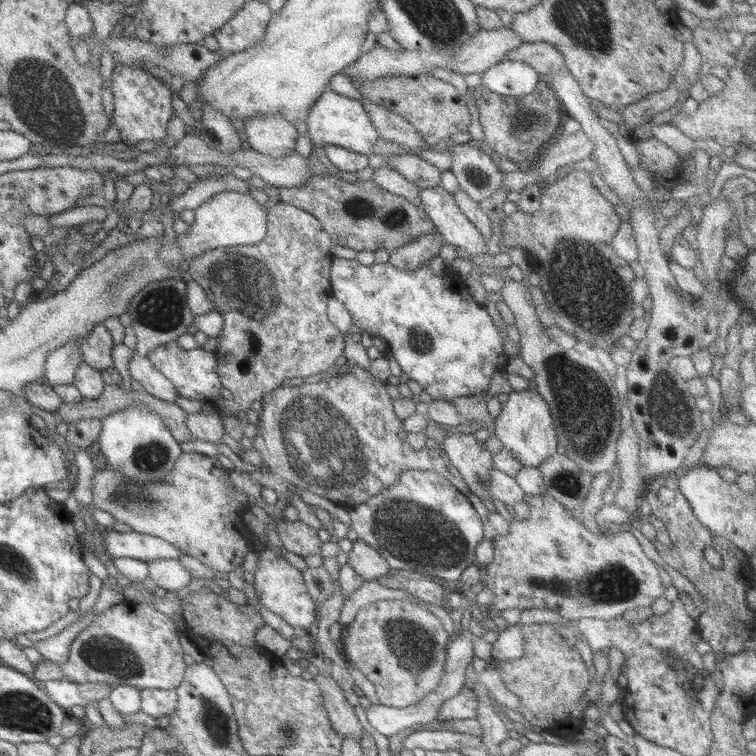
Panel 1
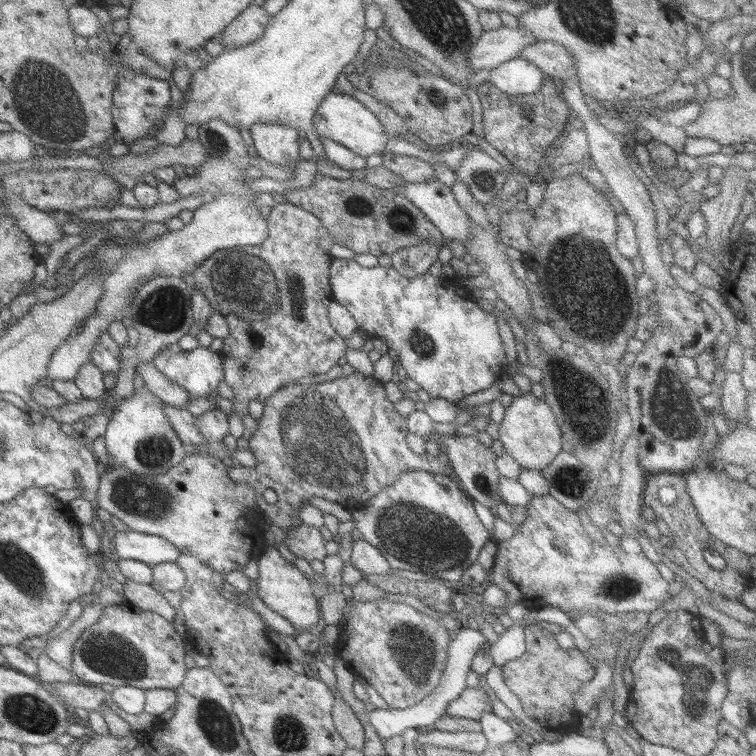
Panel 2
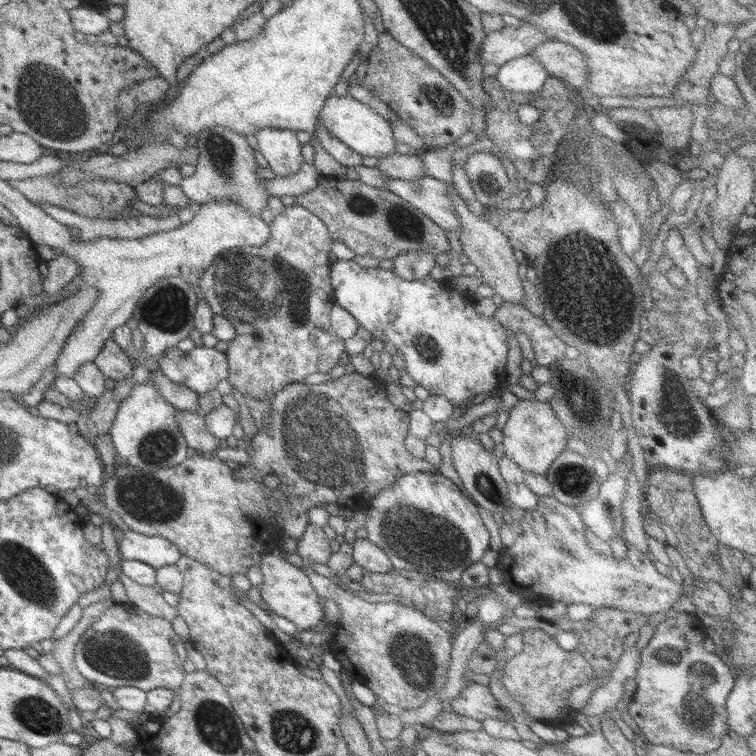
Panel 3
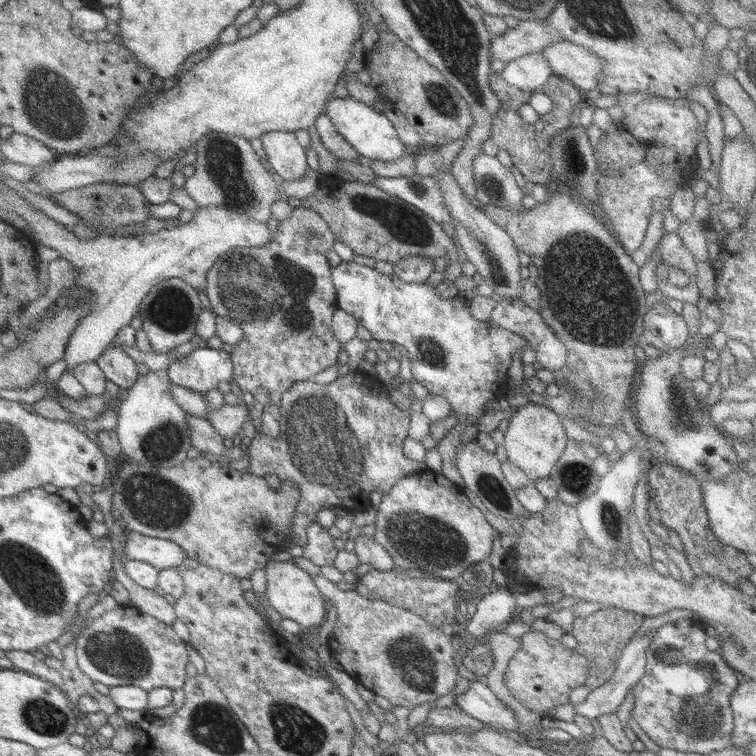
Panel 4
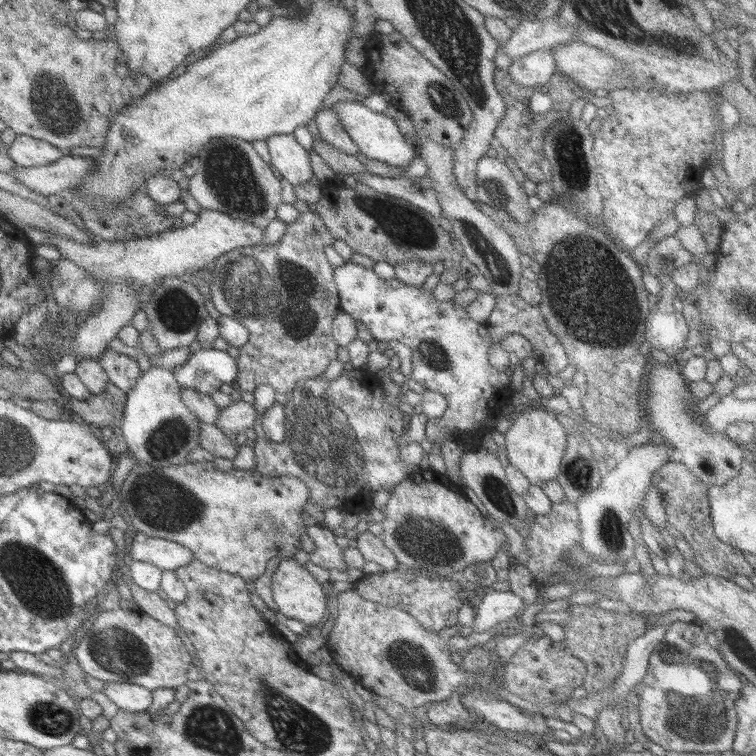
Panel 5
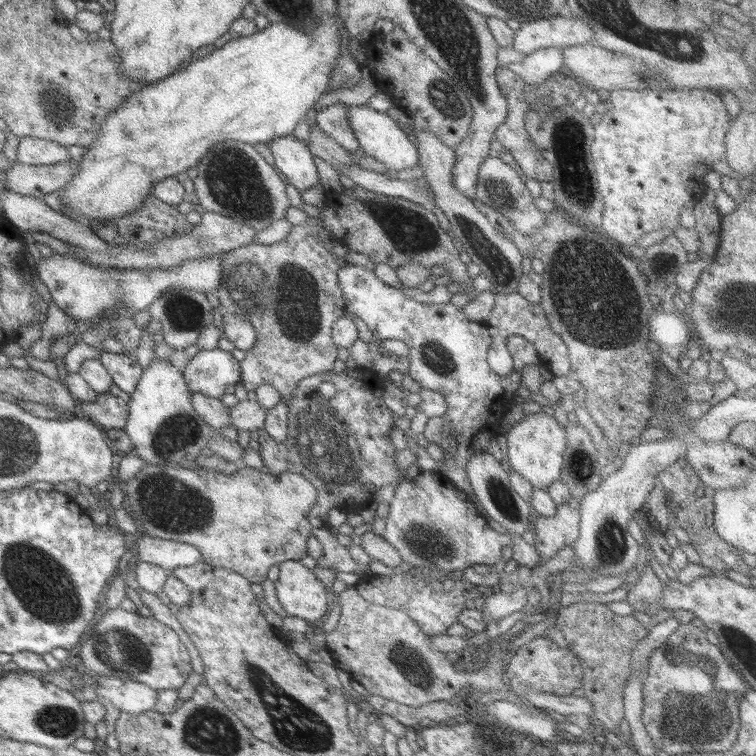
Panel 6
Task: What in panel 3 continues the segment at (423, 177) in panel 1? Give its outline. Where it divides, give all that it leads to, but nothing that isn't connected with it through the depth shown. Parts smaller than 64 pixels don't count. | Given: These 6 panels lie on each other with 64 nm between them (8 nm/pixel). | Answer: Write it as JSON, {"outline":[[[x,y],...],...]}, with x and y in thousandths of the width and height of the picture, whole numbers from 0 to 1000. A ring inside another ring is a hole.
{"outline":[[[519,204],[504,209],[496,221],[512,235],[521,238],[550,238],[562,230],[558,208],[553,205]]]}

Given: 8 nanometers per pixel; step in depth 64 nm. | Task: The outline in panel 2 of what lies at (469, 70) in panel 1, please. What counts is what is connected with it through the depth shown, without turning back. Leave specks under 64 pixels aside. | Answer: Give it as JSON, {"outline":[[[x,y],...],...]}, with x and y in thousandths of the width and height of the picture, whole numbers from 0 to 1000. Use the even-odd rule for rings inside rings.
{"outline":[[[664,34],[655,40],[638,42],[630,57],[622,60],[619,70],[619,90],[624,95],[651,93],[684,77],[696,62],[709,57],[704,45],[688,37]]]}

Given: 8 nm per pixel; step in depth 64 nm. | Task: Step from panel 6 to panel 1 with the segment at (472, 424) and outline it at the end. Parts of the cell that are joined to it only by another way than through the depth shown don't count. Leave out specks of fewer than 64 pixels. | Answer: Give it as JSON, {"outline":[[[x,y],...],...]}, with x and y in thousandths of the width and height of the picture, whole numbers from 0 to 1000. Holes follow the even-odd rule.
{"outline":[[[440,340],[435,373],[440,393],[446,394],[458,406],[458,410],[466,419],[467,429],[471,429],[471,431],[476,434],[476,439],[484,437],[491,446],[499,444],[503,447],[504,452],[511,454],[513,471],[521,471],[532,492],[534,492],[542,503],[553,505],[560,517],[567,521],[573,528],[585,528],[598,532],[598,529],[603,529],[606,524],[635,522],[636,519],[642,519],[646,515],[648,503],[651,503],[651,495],[659,491],[659,484],[661,484],[661,481],[671,481],[672,471],[665,459],[661,437],[651,425],[651,419],[646,417],[640,403],[631,401],[626,394],[616,394],[615,392],[608,394],[608,389],[593,384],[593,381],[590,381],[590,373],[585,370],[585,365],[582,362],[575,362],[566,349],[560,349],[550,357],[526,357],[515,347],[497,347],[492,352],[479,352],[475,347],[471,347],[471,343],[458,344],[456,341]]]}

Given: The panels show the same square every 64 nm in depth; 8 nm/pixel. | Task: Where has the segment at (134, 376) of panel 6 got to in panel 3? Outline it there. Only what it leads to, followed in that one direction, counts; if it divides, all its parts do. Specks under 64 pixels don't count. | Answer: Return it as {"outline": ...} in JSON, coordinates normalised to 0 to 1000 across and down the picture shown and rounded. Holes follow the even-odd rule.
{"outline":[[[144,447],[123,480],[140,500],[148,500],[152,505],[159,505],[168,497],[176,496],[175,479],[172,479],[167,464]]]}

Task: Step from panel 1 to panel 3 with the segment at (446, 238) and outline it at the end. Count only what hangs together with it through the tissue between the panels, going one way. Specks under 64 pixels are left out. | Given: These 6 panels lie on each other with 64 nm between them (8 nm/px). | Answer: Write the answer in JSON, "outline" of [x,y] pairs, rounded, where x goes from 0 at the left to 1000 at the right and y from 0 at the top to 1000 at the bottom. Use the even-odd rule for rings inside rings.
{"outline":[[[566,231],[550,238],[511,237],[509,249],[536,263],[589,307],[607,307],[607,291],[591,242]]]}

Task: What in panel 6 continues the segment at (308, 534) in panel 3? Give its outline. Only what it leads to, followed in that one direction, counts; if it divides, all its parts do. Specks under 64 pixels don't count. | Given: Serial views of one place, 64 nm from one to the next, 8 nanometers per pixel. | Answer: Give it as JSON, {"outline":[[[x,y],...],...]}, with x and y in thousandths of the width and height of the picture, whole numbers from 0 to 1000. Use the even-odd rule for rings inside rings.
{"outline":[[[413,698],[413,713],[423,718],[429,730],[426,739],[418,742],[421,750],[444,751],[447,757],[489,757],[487,749],[479,749],[466,741],[460,725],[448,720],[446,712],[439,709],[437,698]]]}

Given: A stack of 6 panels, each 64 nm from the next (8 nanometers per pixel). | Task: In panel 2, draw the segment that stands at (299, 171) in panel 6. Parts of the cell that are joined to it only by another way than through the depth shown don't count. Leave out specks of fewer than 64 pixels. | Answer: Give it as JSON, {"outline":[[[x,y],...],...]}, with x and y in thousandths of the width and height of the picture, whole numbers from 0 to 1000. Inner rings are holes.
{"outline":[[[337,164],[331,171],[333,193],[349,212],[365,220],[390,222],[398,212],[394,172],[376,164]]]}

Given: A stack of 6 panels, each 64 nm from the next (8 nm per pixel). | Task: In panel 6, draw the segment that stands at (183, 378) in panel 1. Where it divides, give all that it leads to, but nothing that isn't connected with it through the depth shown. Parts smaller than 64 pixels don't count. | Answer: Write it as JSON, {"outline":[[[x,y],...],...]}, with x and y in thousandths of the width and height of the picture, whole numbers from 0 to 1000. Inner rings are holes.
{"outline":[[[288,459],[283,463],[265,463],[255,474],[250,475],[249,483],[246,483],[241,495],[253,519],[287,528],[299,521],[302,511],[319,505],[316,478],[307,471],[306,466]]]}

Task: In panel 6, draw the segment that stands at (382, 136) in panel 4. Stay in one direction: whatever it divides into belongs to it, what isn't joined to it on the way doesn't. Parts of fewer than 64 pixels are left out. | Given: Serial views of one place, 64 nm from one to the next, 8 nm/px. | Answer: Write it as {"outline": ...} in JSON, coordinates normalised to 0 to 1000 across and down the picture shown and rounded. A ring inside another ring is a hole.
{"outline":[[[485,139],[459,142],[462,143],[459,152],[462,153],[463,169],[474,185],[478,200],[505,214],[517,230],[553,220],[554,205],[546,183],[538,172],[529,169],[524,159],[520,159],[511,148],[497,147]]]}

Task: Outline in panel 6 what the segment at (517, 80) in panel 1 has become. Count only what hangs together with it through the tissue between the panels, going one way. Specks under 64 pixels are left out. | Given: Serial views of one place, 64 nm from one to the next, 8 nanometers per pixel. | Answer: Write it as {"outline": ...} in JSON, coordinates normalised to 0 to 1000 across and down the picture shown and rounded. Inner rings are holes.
{"outline":[[[720,63],[697,71],[689,83],[671,87],[696,111],[713,114],[738,97],[743,87],[743,65]]]}

